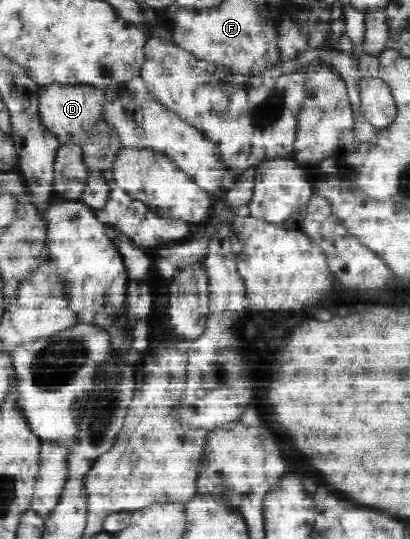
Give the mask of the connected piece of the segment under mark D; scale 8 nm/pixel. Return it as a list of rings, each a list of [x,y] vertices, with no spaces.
[[[71,83],[67,85],[49,84],[39,89],[39,114],[45,127],[52,131],[60,145],[76,145],[87,137],[87,133],[102,118],[107,105],[105,89],[89,83]]]

